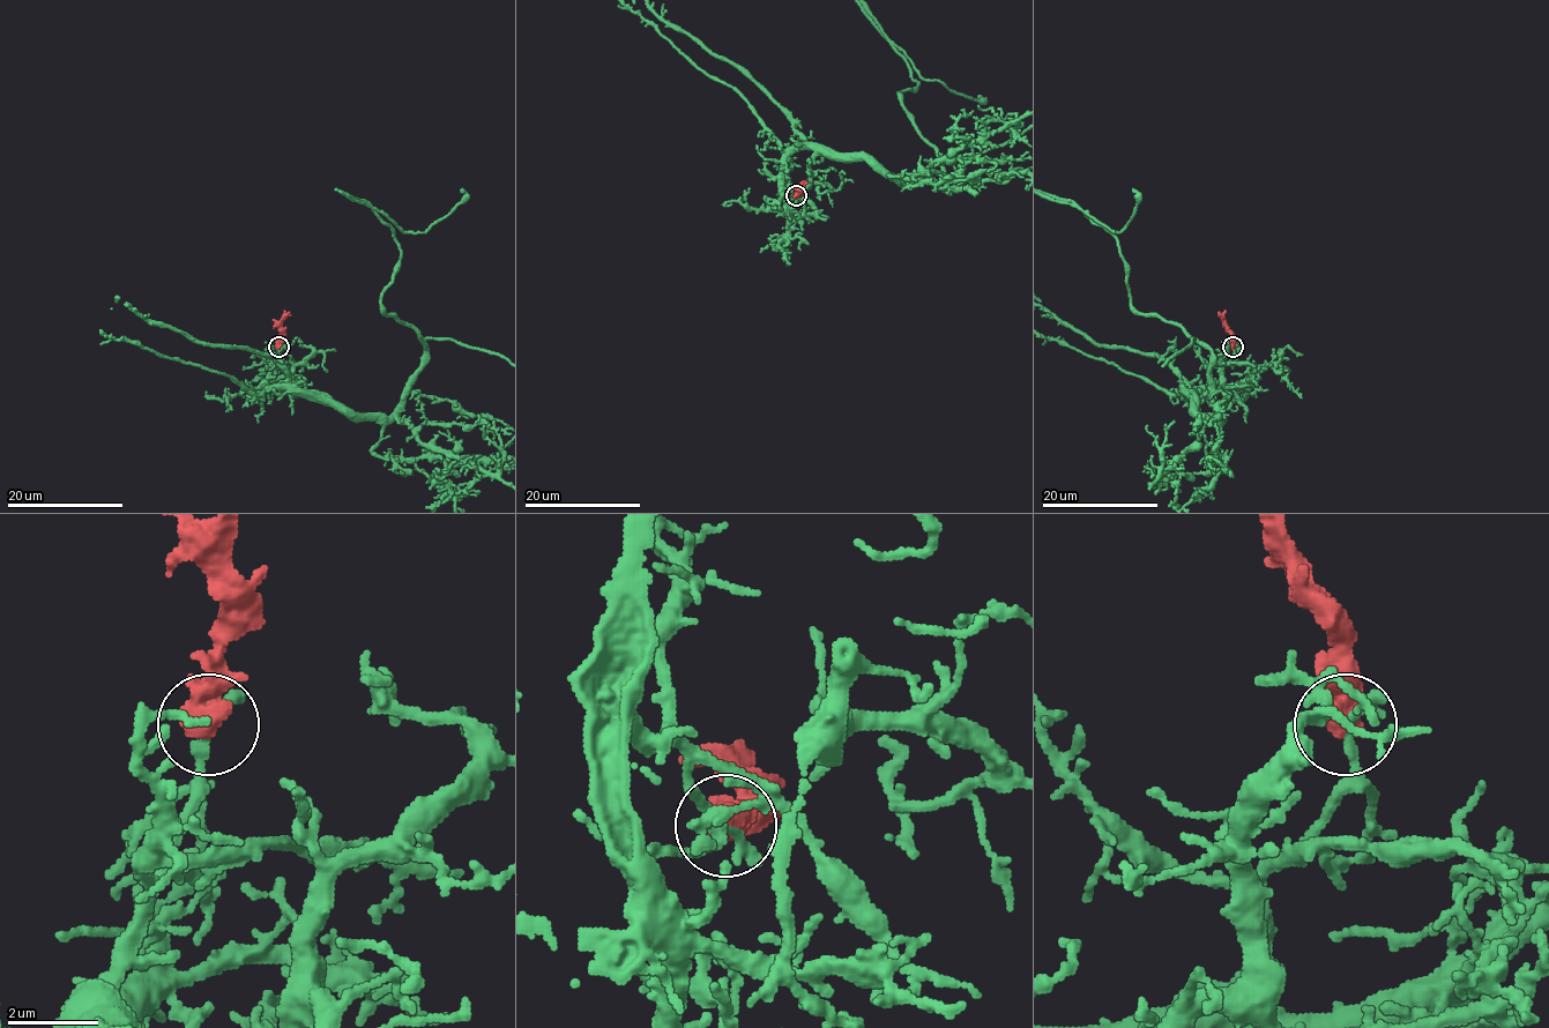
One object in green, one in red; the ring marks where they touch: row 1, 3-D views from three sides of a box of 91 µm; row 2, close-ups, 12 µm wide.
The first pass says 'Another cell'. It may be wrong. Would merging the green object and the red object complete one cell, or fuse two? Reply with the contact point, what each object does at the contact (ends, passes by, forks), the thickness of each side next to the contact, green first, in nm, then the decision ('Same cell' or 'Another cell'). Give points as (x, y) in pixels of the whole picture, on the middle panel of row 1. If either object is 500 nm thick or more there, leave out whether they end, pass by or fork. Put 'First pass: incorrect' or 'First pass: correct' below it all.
Place: (796, 195). Thickness 320 nm (green) against 650 nm. Another cell
First pass: correct

